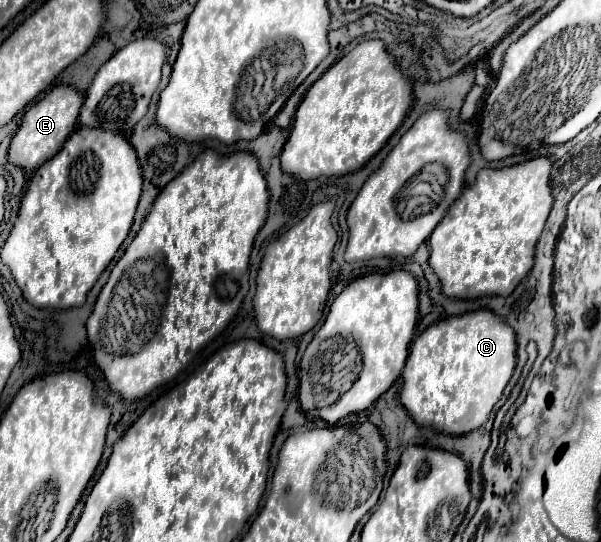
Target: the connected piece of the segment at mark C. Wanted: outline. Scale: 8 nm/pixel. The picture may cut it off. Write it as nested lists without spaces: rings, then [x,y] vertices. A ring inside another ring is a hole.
[[[477,309],[429,325],[411,345],[399,401],[417,425],[465,435],[479,429],[501,399],[517,365],[515,331],[493,311]]]

